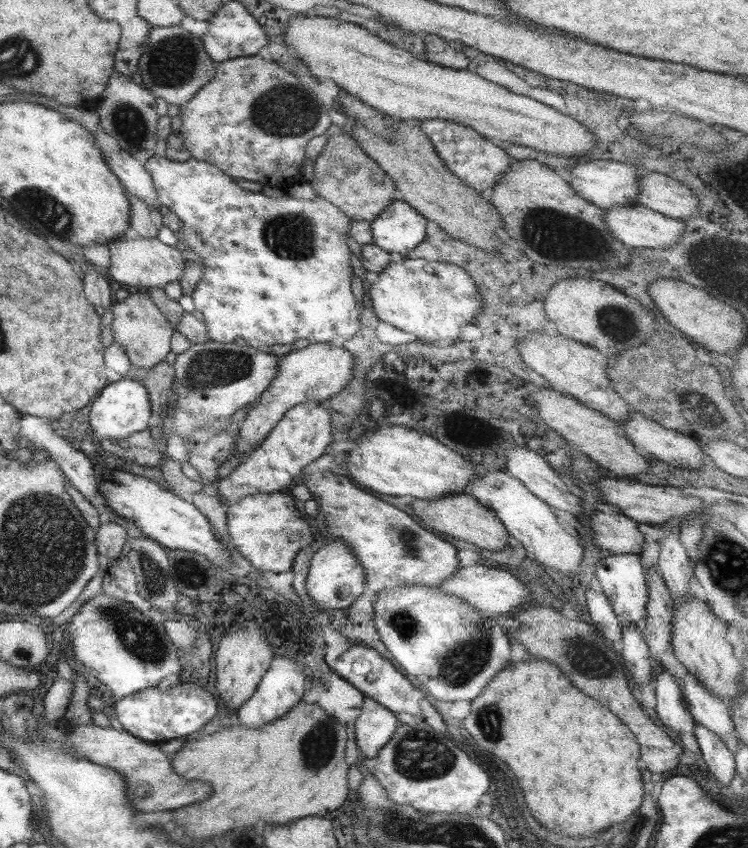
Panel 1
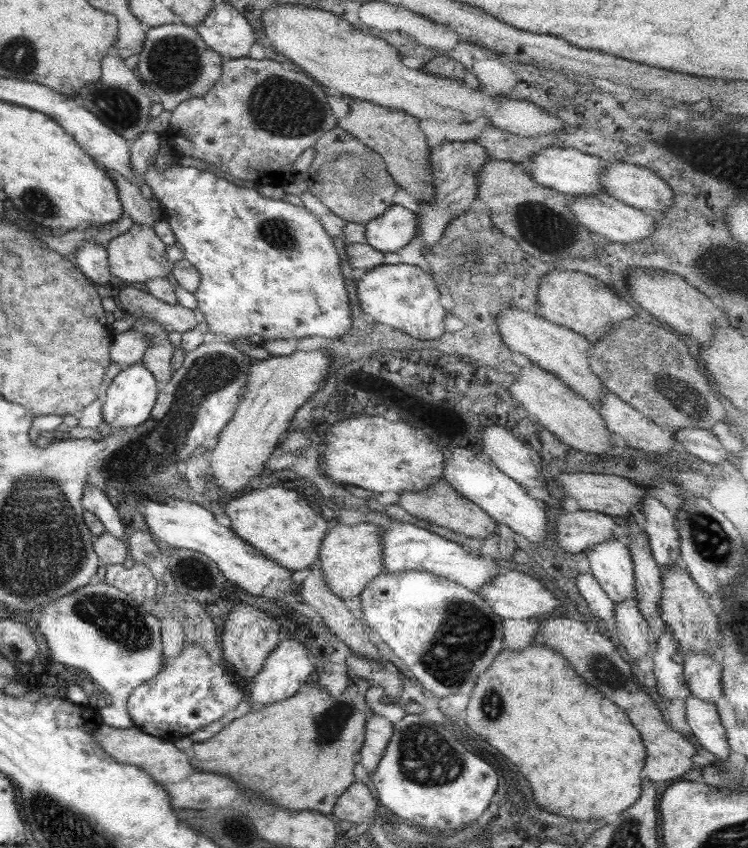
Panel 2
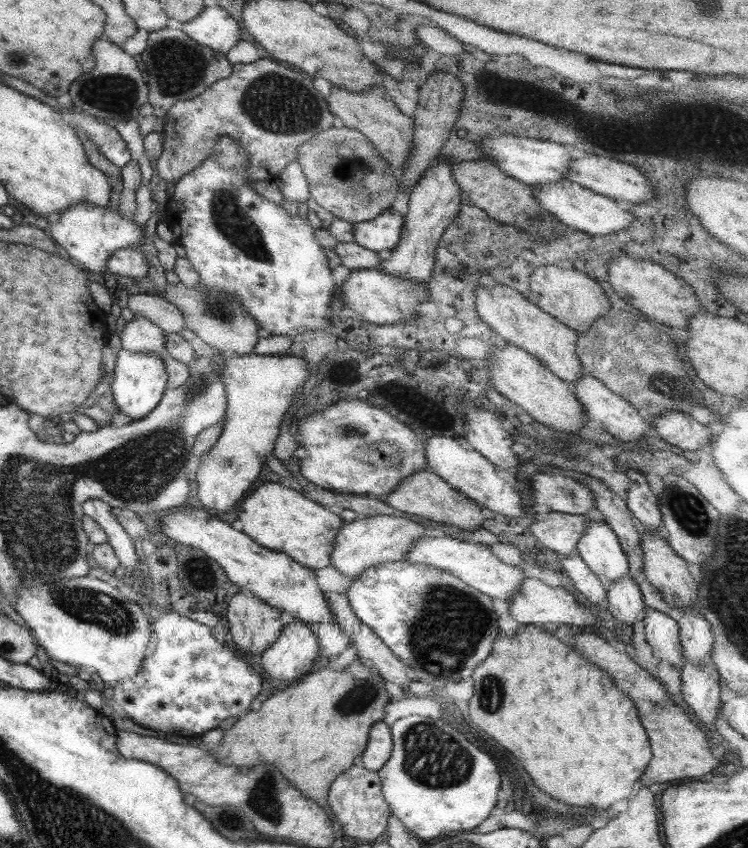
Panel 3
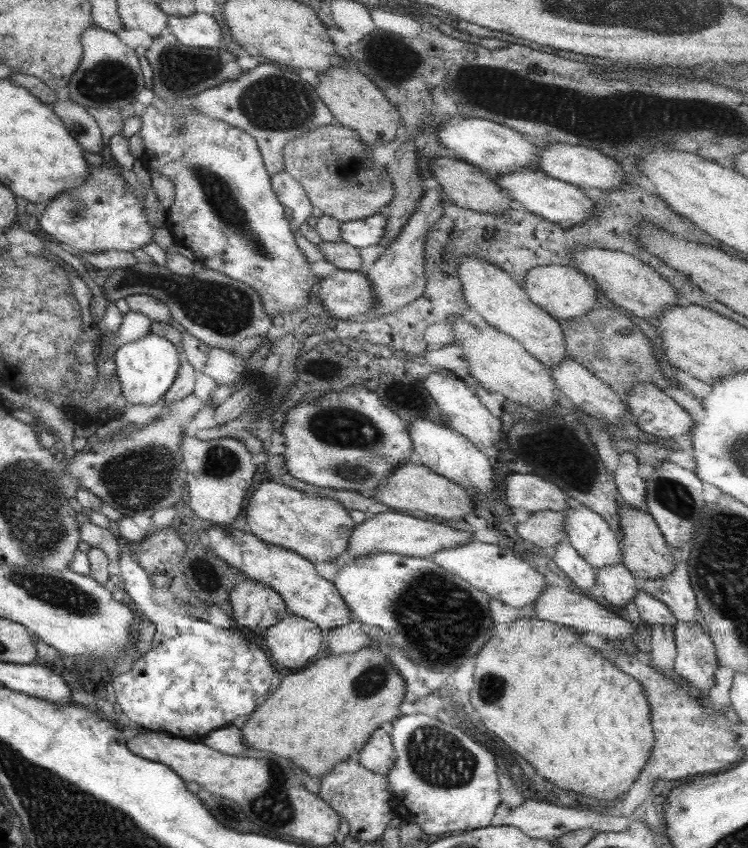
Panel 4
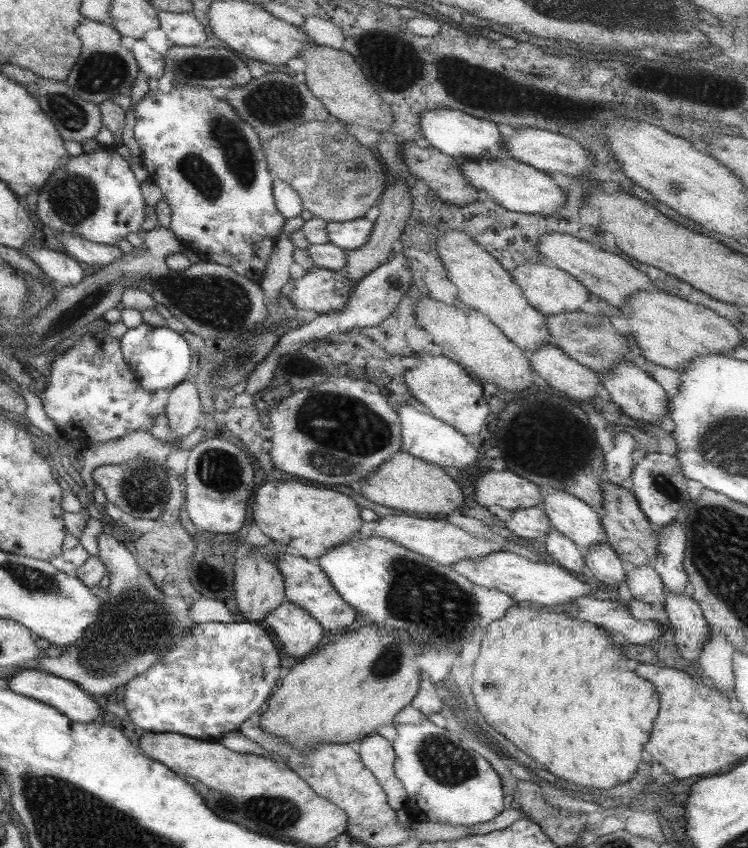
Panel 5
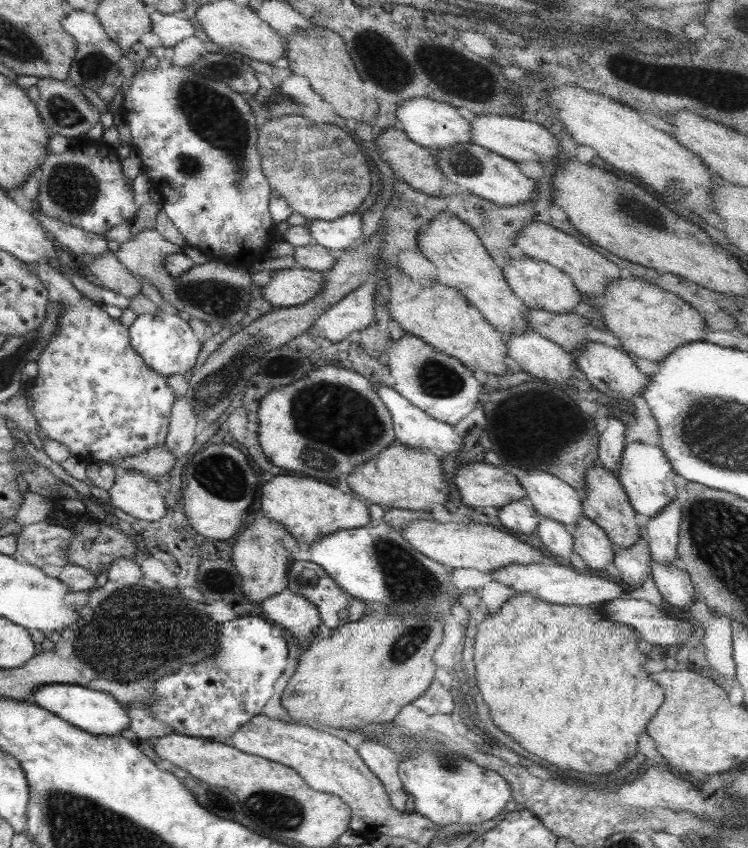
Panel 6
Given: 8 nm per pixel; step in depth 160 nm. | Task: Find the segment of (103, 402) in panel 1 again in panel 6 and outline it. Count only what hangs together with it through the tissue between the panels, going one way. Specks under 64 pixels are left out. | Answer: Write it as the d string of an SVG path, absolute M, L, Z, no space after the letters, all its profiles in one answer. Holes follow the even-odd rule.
M158 310L157 313L137 315L128 327L129 344L133 352L141 357L153 372L161 377L186 375L193 370L193 364L201 345L190 327L190 322L182 316L174 316Z

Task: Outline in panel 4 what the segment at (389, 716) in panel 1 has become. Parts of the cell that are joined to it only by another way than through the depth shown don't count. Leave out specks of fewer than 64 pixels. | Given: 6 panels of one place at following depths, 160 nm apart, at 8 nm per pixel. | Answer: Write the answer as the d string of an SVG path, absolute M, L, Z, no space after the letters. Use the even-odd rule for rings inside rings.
M377 729L371 734L356 757L363 768L387 778L387 771L394 763L394 754L388 733L382 729Z

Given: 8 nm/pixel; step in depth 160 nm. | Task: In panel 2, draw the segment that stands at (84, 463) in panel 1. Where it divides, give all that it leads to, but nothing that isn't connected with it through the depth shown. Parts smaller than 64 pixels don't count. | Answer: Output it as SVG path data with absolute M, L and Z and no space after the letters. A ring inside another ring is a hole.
M87 483L81 495L81 502L82 507L101 522L105 532L112 534L115 538L126 540L123 536L123 524L117 516L114 501L107 498L99 487Z

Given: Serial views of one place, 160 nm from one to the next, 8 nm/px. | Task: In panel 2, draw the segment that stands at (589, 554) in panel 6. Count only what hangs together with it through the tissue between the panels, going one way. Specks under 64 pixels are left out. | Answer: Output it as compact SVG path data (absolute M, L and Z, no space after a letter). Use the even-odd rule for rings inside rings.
M630 598L615 603L613 621L621 646L625 648L631 660L643 658L648 649L647 622L636 607L637 600Z

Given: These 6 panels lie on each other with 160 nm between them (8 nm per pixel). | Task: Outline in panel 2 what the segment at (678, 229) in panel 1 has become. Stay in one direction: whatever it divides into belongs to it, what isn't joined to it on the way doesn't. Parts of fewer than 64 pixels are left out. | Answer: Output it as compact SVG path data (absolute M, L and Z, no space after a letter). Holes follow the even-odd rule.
M600 191L588 196L571 196L568 203L568 211L575 215L575 218L587 228L587 232L605 236L611 242L619 244L629 244L629 242L639 242L643 238L649 237L654 230L655 221L650 215L643 213L638 208L623 204L620 200L615 200L612 196Z

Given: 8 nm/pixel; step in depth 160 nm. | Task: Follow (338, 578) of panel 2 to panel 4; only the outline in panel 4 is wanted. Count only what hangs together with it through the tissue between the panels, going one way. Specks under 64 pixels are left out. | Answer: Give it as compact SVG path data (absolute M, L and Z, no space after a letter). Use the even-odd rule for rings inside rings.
M384 511L368 516L364 522L353 527L349 535L346 550L350 558L367 556L374 552L392 552L399 556L413 556L417 558L429 558L434 552L444 548L453 548L471 540L468 531L459 531L450 527L414 518L401 512Z

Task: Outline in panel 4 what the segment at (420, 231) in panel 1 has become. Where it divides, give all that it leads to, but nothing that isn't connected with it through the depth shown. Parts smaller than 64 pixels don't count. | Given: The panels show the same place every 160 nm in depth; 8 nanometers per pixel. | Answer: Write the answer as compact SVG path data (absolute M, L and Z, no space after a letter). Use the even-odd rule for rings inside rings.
M377 213L363 220L341 223L340 241L355 249L377 246L383 238L383 230L386 227L385 221L385 216Z

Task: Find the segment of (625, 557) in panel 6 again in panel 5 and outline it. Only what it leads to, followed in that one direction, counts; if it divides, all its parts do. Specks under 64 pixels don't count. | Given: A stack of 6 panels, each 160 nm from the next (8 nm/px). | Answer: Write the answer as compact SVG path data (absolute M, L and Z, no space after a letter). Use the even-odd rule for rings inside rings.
M649 563L639 568L627 567L625 582L632 599L664 607L663 583Z

